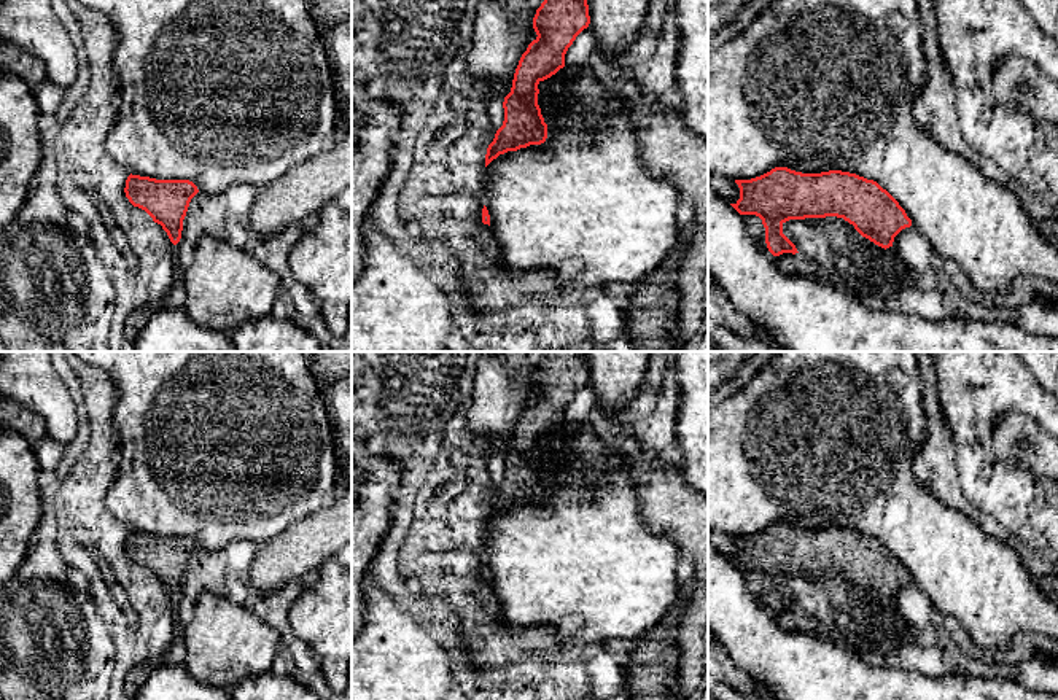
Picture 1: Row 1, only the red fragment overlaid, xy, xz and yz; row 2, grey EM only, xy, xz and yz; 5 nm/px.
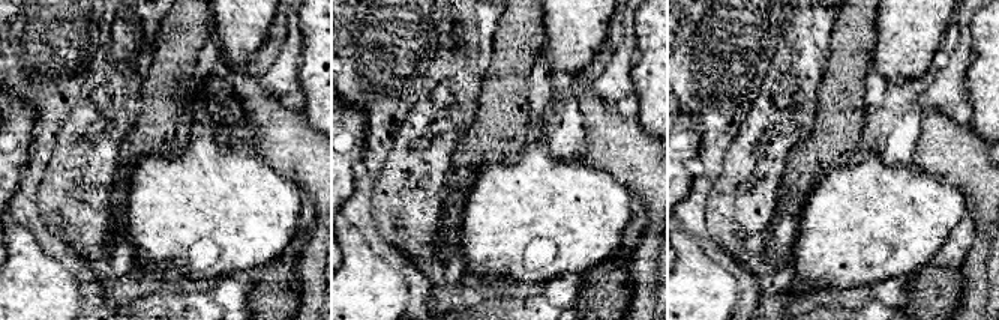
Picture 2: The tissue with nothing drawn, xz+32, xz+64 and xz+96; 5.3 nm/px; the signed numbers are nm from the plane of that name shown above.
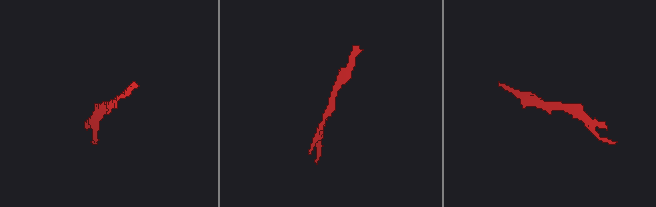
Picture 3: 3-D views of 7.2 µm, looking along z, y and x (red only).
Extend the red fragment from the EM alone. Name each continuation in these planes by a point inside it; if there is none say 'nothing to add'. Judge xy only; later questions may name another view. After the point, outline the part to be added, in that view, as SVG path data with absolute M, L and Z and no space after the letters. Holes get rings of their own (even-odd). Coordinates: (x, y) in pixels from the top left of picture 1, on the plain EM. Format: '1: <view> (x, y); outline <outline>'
nothing to add

